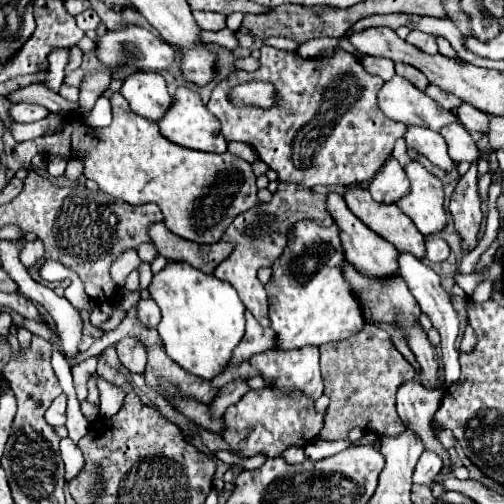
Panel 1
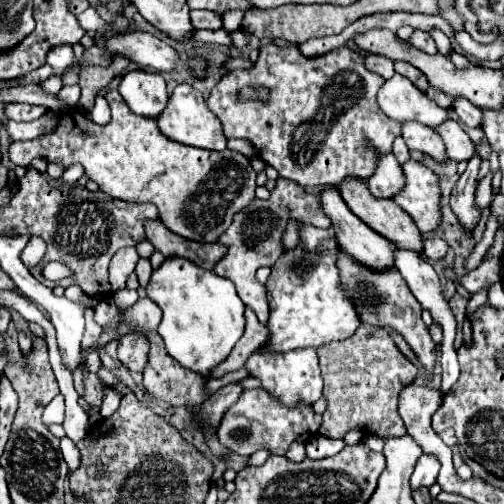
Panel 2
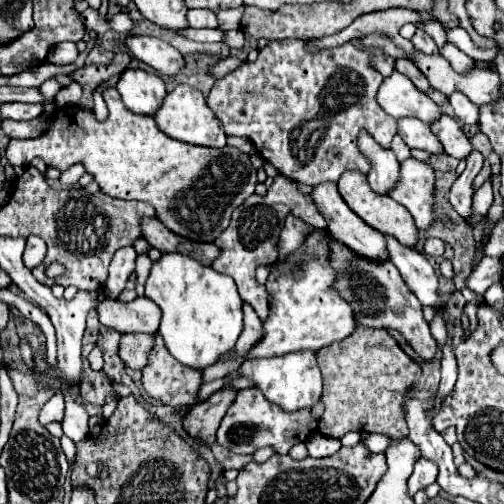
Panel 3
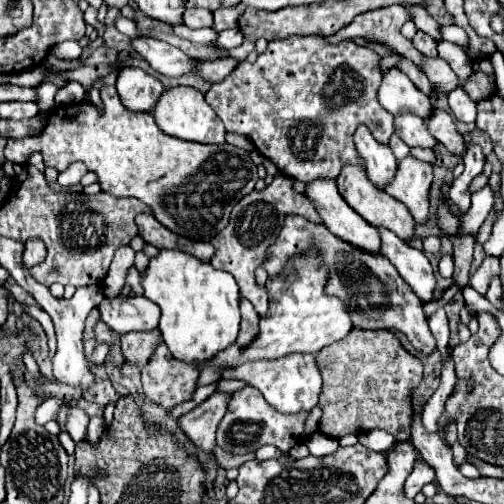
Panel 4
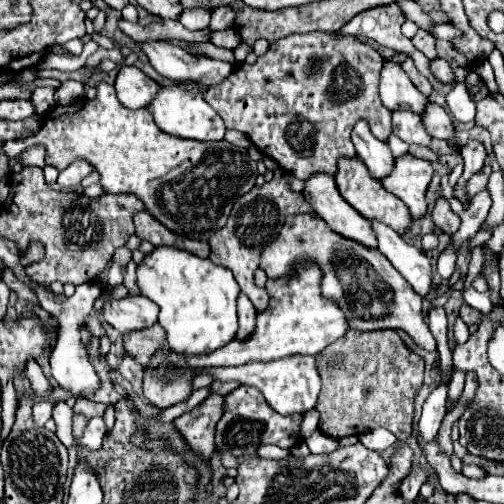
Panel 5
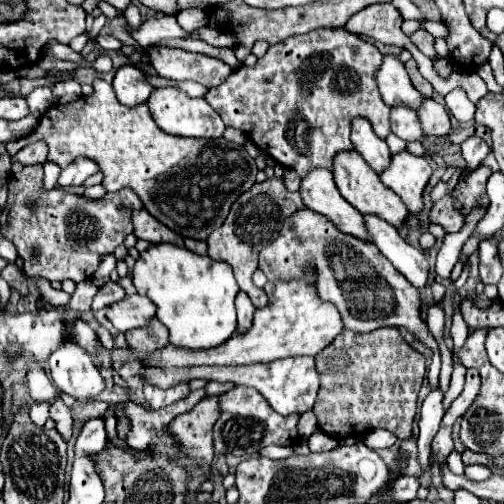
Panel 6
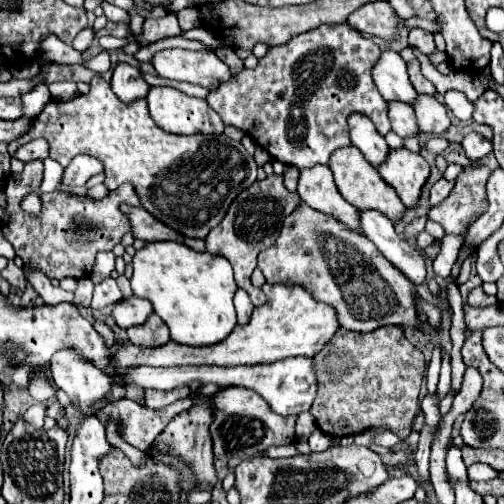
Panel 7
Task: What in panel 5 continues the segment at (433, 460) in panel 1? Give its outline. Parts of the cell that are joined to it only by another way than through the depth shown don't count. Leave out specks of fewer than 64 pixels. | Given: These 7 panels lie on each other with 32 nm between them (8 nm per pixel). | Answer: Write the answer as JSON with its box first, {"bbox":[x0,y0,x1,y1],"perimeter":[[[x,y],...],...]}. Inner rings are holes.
{"bbox":[400,470,428,500],"perimeter":[[[416,470],[410,476],[406,476],[400,482],[400,496],[404,496],[404,500],[416,500],[420,486],[428,480],[428,472],[426,470]]]}

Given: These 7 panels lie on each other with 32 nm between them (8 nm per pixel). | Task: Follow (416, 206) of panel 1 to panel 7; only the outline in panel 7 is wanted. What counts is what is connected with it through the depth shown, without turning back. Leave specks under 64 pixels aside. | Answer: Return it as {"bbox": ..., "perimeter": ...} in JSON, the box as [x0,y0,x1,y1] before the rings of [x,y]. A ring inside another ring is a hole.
{"bbox":[378,148,430,206],"perimeter":[[[398,148],[388,152],[388,160],[384,160],[378,172],[382,180],[396,190],[406,206],[416,206],[420,198],[420,188],[430,174],[430,166],[422,158],[422,154]]]}

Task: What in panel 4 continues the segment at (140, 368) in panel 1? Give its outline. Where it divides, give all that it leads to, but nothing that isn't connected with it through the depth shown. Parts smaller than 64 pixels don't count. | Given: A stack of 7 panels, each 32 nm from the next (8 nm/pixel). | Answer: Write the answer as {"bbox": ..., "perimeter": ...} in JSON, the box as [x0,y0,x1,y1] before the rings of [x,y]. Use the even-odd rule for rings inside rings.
{"bbox":[122,328,160,366],"perimeter":[[[154,328],[152,332],[128,332],[122,336],[122,354],[128,362],[144,366],[160,344],[160,340],[160,328]]]}

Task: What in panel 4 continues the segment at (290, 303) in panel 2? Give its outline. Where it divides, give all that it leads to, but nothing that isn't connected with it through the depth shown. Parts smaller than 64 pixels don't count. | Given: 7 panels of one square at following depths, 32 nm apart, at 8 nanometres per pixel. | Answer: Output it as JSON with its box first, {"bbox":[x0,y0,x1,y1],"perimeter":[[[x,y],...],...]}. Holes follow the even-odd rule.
{"bbox":[208,254,352,366],"perimeter":[[[316,254],[296,256],[288,264],[288,276],[268,278],[266,290],[270,292],[268,314],[258,322],[258,336],[246,348],[240,348],[236,342],[224,348],[208,360],[210,366],[240,366],[250,360],[274,360],[288,354],[316,354],[324,346],[342,340],[350,330],[352,322],[348,320],[348,308],[334,298],[324,294],[324,282],[328,278],[326,264]]]}

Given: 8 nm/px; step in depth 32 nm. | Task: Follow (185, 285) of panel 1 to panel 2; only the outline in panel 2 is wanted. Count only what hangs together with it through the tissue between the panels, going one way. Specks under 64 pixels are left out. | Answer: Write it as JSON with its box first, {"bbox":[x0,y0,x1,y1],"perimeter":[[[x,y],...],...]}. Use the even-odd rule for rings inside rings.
{"bbox":[146,256,244,376],"perimeter":[[[168,256],[152,270],[146,292],[162,310],[158,334],[162,336],[168,354],[202,376],[226,360],[244,332],[244,302],[240,300],[236,286],[228,278],[216,276],[214,270],[192,264],[192,260]]]}

